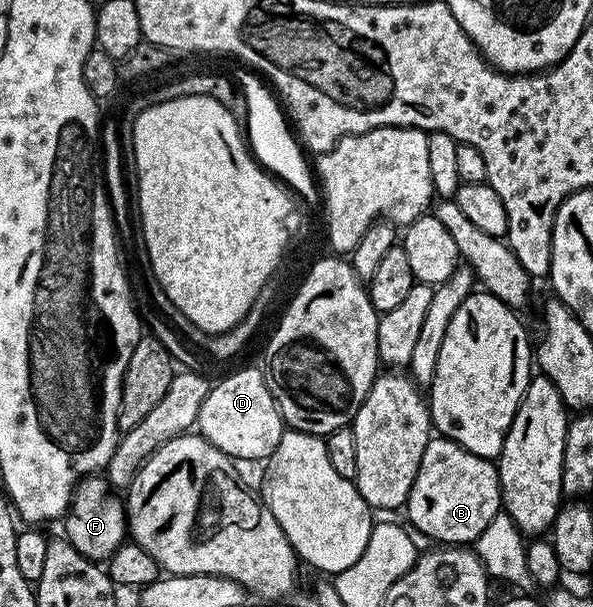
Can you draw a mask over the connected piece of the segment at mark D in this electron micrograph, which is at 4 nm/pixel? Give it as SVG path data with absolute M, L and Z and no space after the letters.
M259 366L244 367L241 371L226 376L221 383L213 382L209 386L206 401L202 401L196 427L199 434L203 435L206 441L210 441L210 445L226 453L233 461L269 460L286 430L280 408L277 407Z

